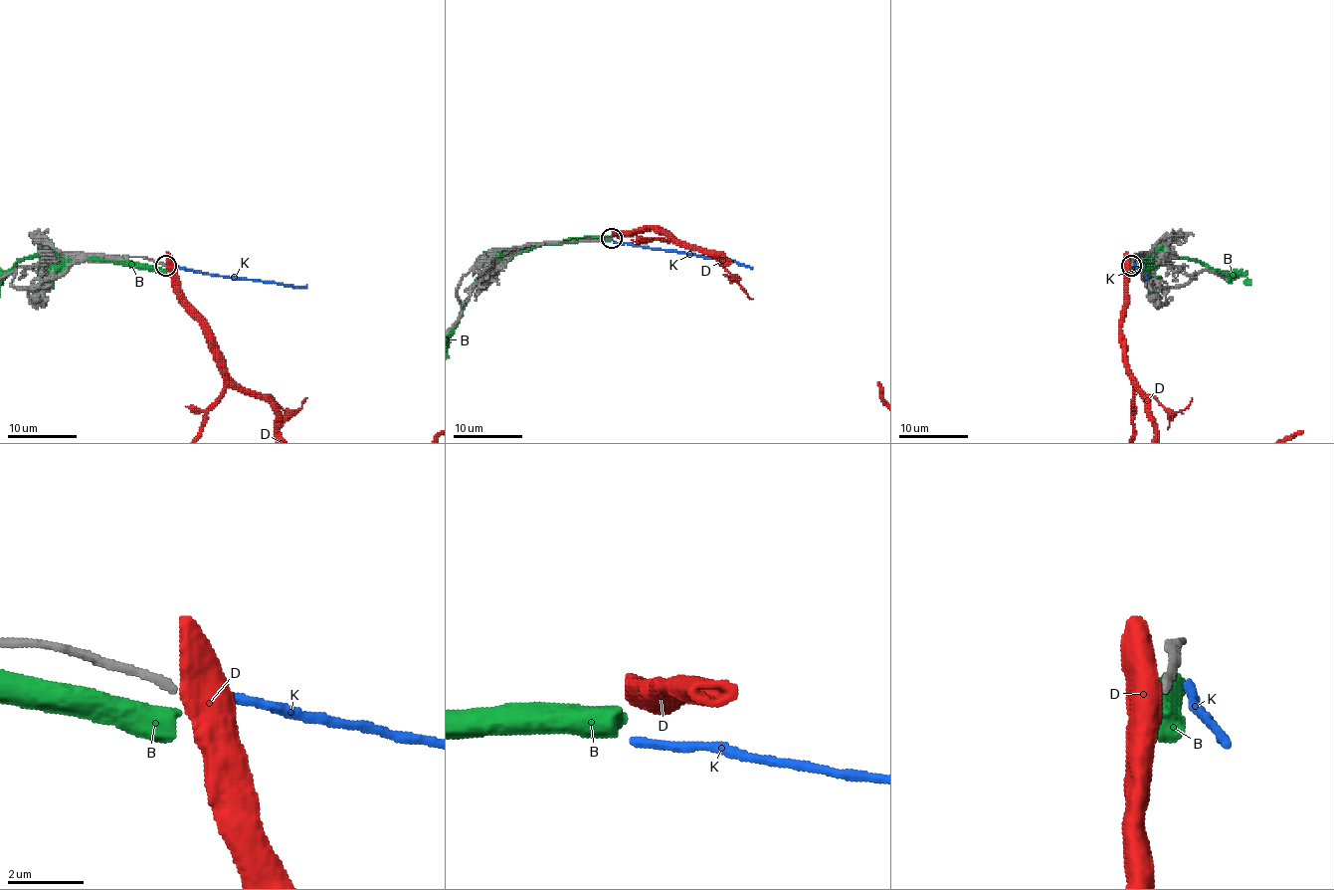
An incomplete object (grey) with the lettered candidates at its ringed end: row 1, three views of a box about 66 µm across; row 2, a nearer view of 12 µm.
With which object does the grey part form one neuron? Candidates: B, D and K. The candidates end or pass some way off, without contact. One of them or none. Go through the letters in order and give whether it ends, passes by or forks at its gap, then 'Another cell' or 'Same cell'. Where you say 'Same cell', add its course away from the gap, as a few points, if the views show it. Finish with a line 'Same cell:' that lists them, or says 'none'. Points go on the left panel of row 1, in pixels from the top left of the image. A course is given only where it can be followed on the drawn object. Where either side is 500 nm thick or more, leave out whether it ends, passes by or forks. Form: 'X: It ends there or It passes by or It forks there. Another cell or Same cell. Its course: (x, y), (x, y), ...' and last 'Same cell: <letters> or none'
B: Another cell
D: Another cell
K: It ends there. Another cell
Same cell: none

